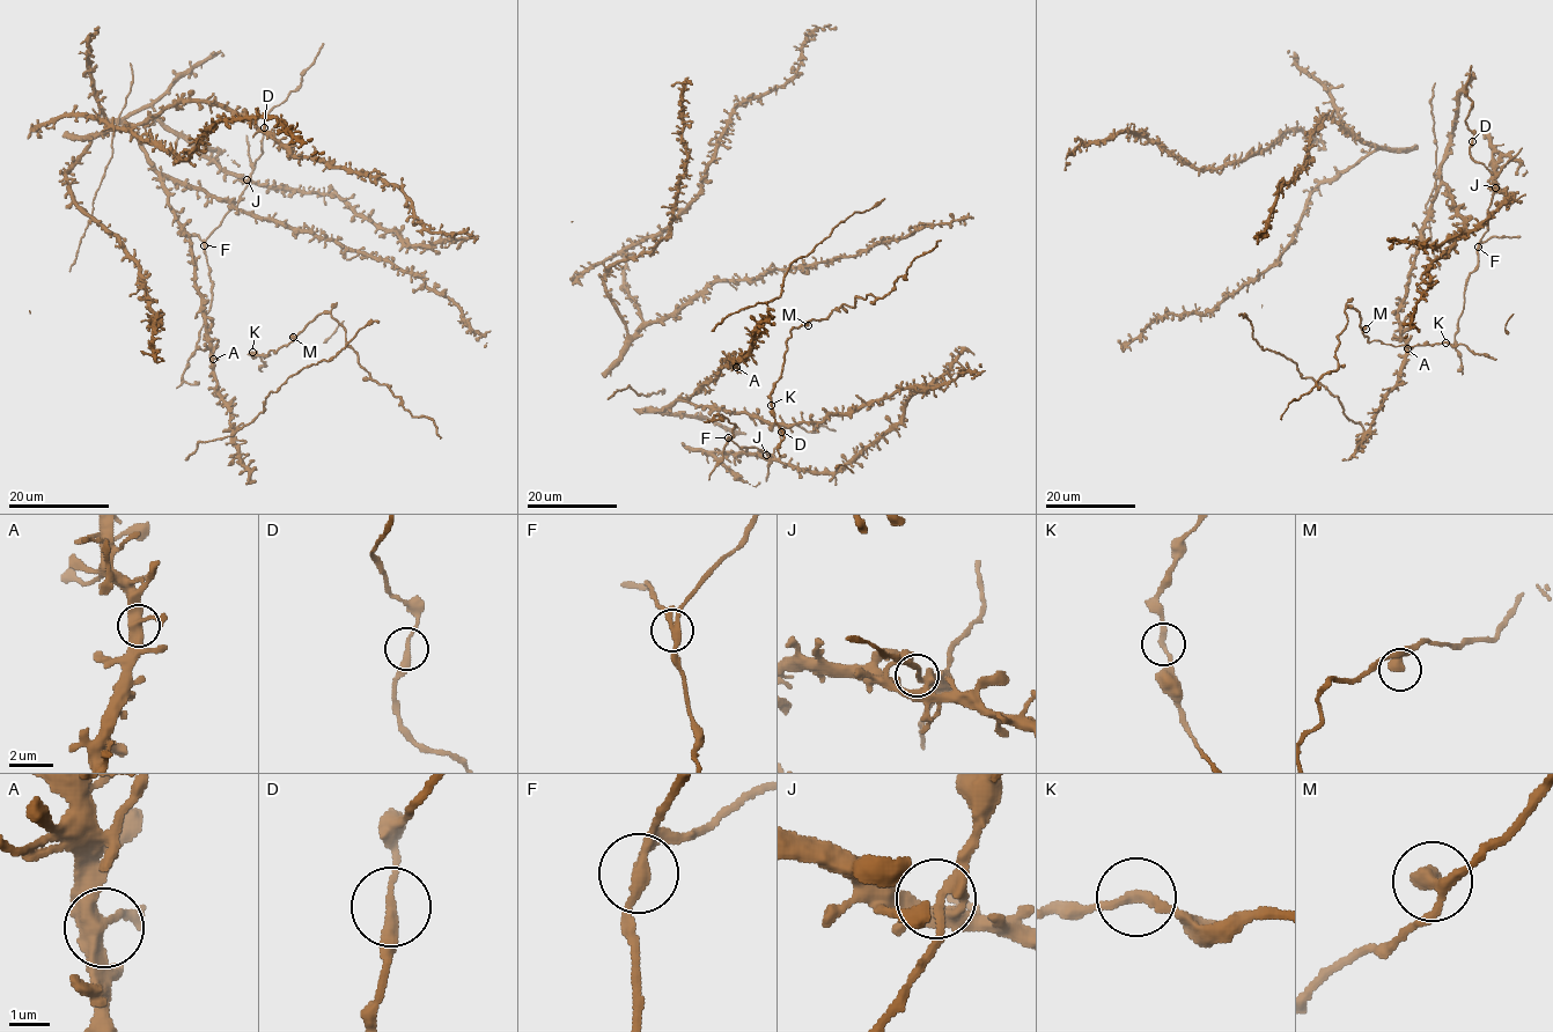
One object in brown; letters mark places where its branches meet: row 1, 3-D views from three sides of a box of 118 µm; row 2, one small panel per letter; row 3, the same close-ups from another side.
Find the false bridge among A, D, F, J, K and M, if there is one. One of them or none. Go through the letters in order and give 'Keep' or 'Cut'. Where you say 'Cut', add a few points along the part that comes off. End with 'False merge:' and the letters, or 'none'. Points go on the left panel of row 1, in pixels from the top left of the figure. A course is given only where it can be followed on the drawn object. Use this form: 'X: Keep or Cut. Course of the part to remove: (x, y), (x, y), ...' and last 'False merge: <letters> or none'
A: Keep
D: Keep
F: Cut. Course of the part to remove: (203, 245), (198, 234), (182, 235)
J: Keep
K: Keep
M: Keep
False merge: F

